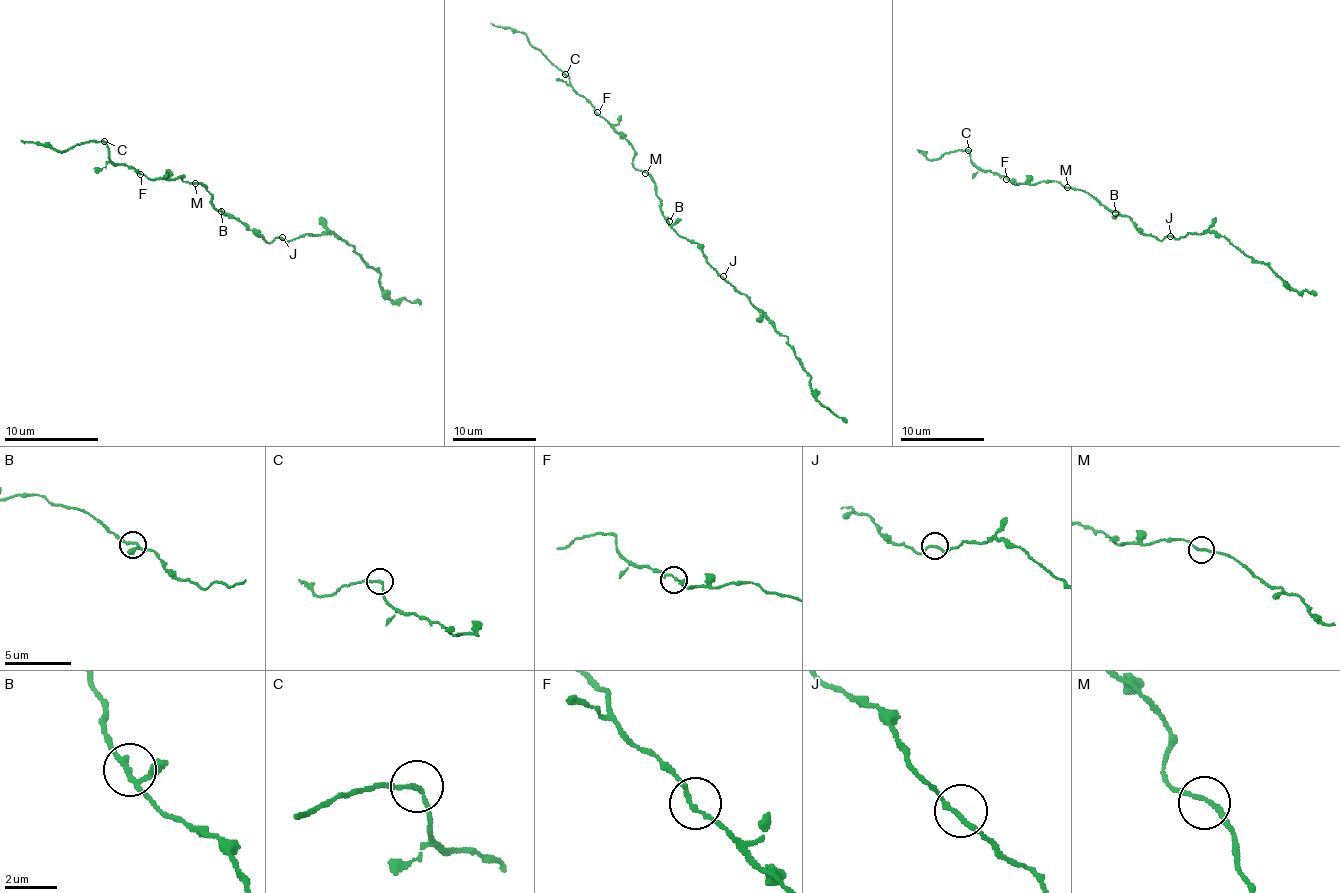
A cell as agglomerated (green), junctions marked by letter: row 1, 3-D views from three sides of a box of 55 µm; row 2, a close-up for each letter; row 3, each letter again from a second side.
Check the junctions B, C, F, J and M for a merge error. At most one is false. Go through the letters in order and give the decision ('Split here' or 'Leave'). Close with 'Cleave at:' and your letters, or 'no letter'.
B: Leave
C: Leave
F: Leave
J: Leave
M: Leave
Cleave at: no letter

